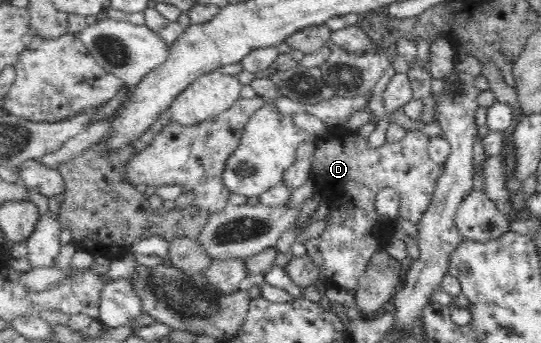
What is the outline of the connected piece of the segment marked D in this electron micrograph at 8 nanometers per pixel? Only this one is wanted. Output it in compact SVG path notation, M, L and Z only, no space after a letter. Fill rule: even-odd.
M344 124L338 126L329 126L319 135L307 135L303 142L312 139L314 152L310 154L310 178L316 184L316 191L326 200L328 212L322 218L326 222L326 228L322 230L320 236L308 239L305 242L307 255L317 266L319 274L326 278L326 288L346 288L354 292L357 282L366 270L370 259L379 251L384 251L385 245L394 238L394 228L396 220L392 220L386 215L378 214L376 209L376 195L384 188L390 187L396 190L400 196L400 209L396 218L410 220L415 225L432 202L435 195L437 183L442 177L444 166L436 164L429 155L428 135L424 134L418 128L412 128L405 132L405 135L394 142L385 141L380 146L372 147L370 145L369 135L364 130L346 129Z

